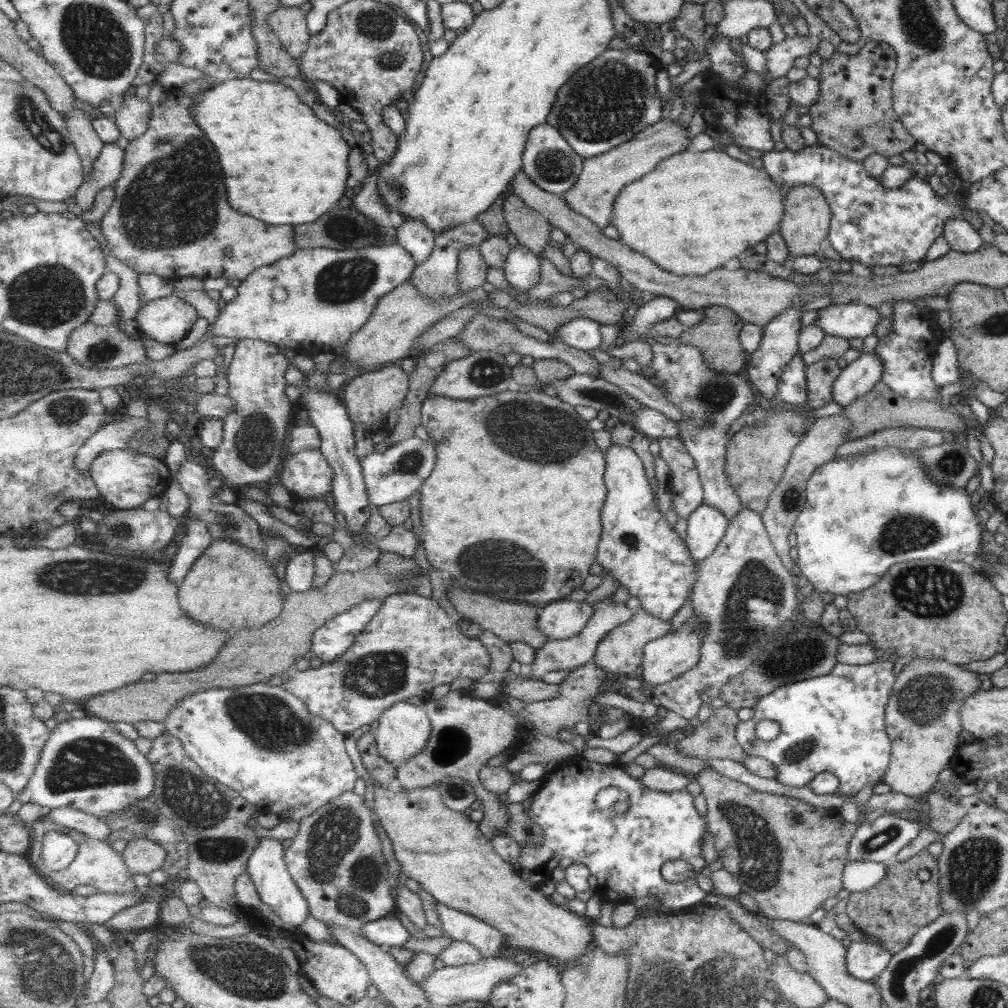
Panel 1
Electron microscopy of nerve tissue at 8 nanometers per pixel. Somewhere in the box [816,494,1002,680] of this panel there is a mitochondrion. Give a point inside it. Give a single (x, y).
(928, 592)

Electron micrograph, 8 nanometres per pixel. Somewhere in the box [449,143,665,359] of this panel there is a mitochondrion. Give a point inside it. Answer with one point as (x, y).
(553, 165)

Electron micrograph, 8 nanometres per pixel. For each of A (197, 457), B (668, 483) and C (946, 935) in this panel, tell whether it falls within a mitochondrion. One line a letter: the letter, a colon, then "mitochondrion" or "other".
A: other
B: other
C: mitochondrion

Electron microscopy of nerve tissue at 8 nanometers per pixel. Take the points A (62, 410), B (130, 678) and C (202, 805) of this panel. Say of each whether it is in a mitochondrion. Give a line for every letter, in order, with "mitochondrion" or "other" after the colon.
A: mitochondrion
B: other
C: mitochondrion

